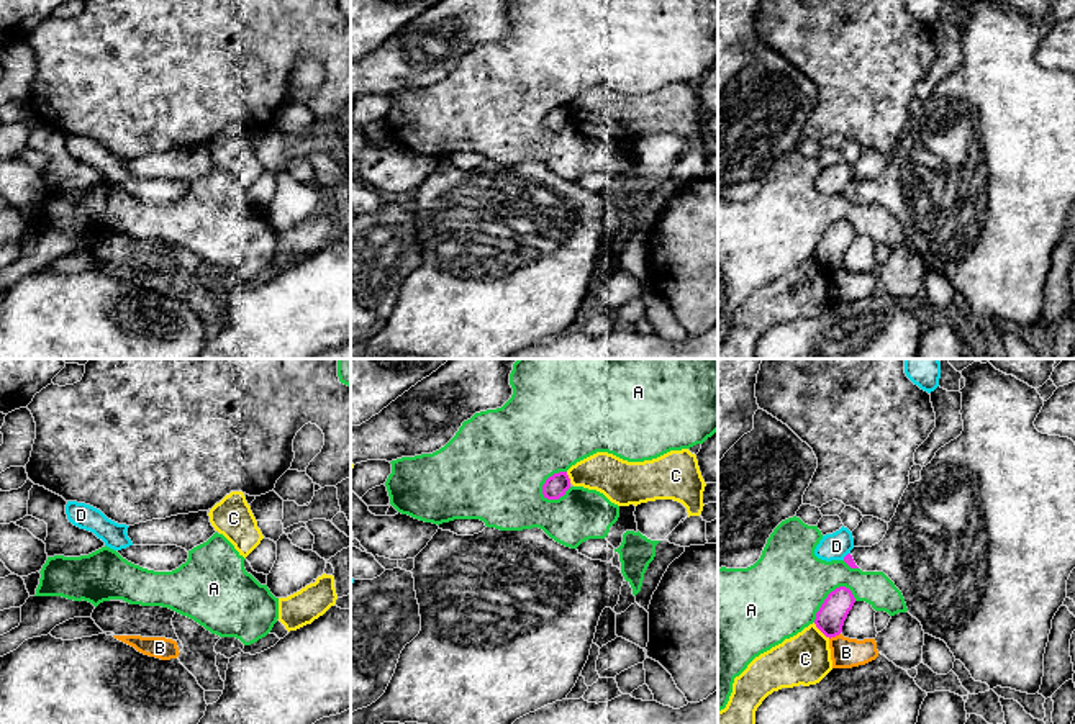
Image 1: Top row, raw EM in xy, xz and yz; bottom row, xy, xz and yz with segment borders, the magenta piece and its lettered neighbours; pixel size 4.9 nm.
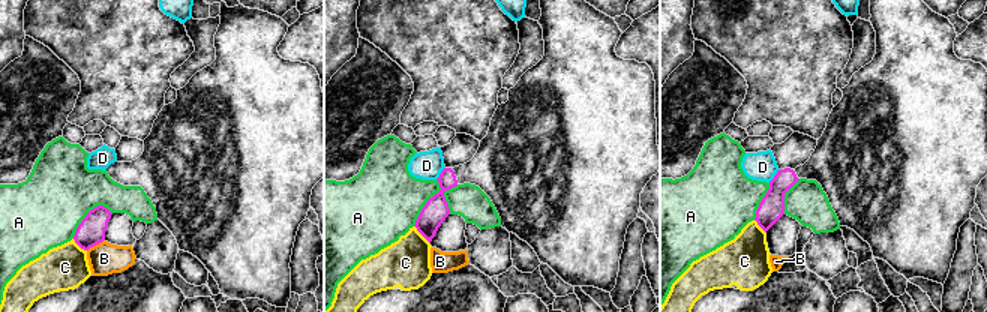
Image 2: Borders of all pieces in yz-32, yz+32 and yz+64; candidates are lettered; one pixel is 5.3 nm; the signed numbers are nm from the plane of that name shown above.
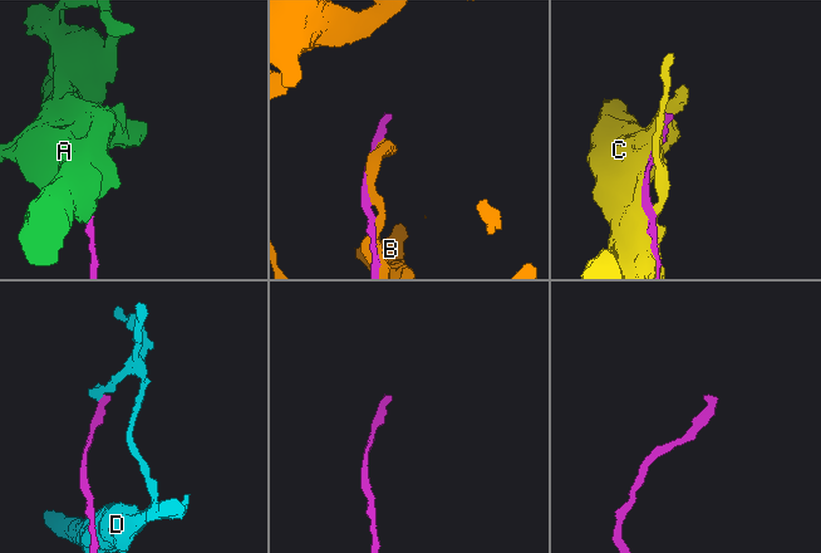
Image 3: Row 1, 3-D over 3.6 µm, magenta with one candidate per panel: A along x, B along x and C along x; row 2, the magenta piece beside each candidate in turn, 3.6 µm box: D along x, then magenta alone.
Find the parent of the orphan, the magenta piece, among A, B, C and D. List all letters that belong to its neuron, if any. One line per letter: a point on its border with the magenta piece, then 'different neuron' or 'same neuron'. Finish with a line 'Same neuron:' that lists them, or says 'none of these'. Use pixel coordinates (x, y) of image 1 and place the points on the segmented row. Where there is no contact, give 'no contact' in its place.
A: contact xz (546, 480); different neuron
B: contact yz (834, 636); different neuron
C: contact yz (821, 631); different neuron
D: contact yz (846, 556); different neuron
Same neuron: none of these

